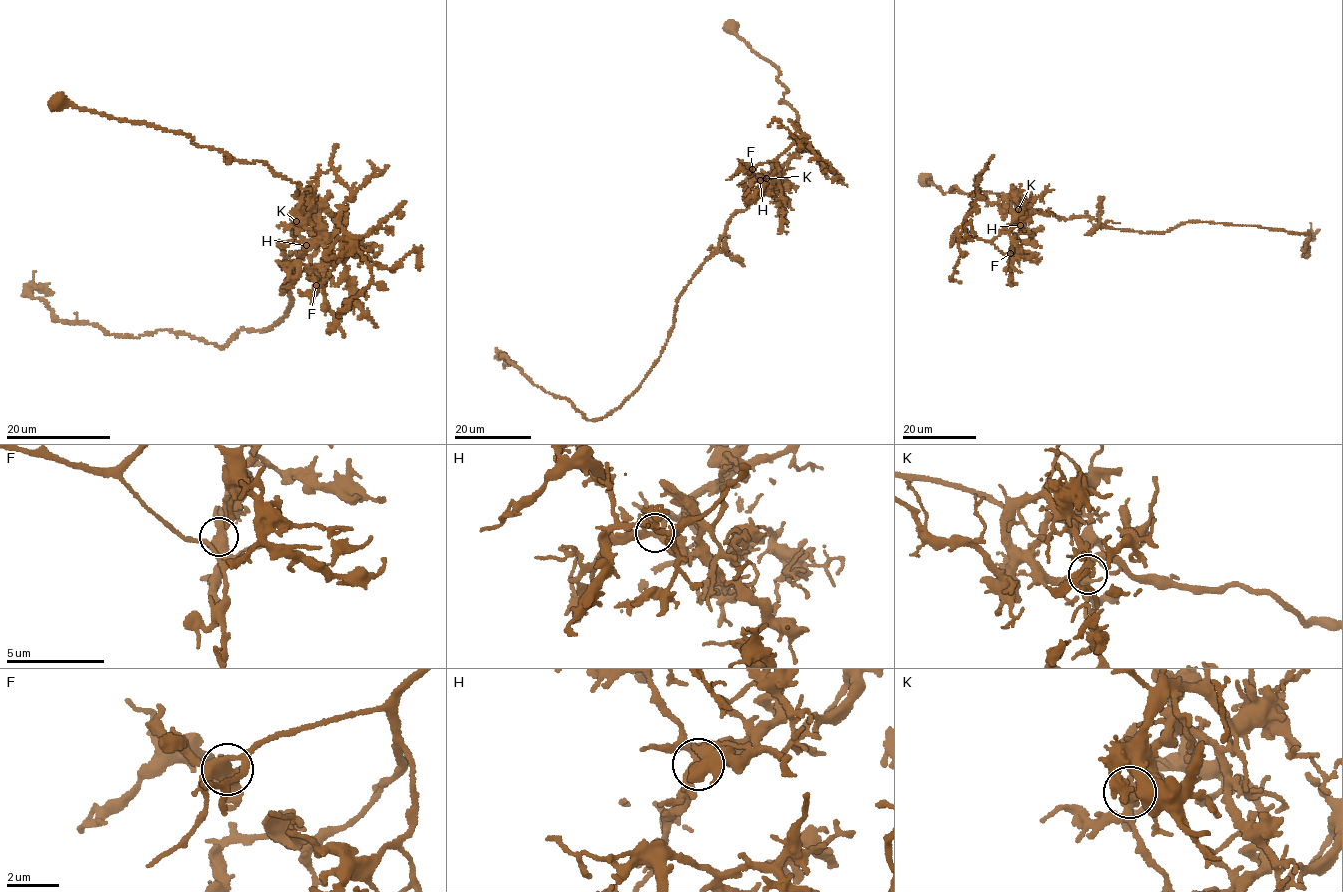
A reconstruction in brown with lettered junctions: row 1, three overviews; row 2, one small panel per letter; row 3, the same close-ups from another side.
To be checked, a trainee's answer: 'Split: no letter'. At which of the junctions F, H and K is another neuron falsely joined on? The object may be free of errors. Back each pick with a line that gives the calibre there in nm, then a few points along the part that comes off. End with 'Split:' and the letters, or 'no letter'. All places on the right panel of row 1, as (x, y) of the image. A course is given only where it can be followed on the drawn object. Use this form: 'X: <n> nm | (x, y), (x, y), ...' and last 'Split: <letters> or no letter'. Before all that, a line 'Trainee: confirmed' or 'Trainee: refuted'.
Trainee: refuted
K: 400 nm | (1019, 209), (1020, 222), (1004, 227), (990, 241), (969, 237), (962, 229), (975, 184), (993, 154)
Split: K

